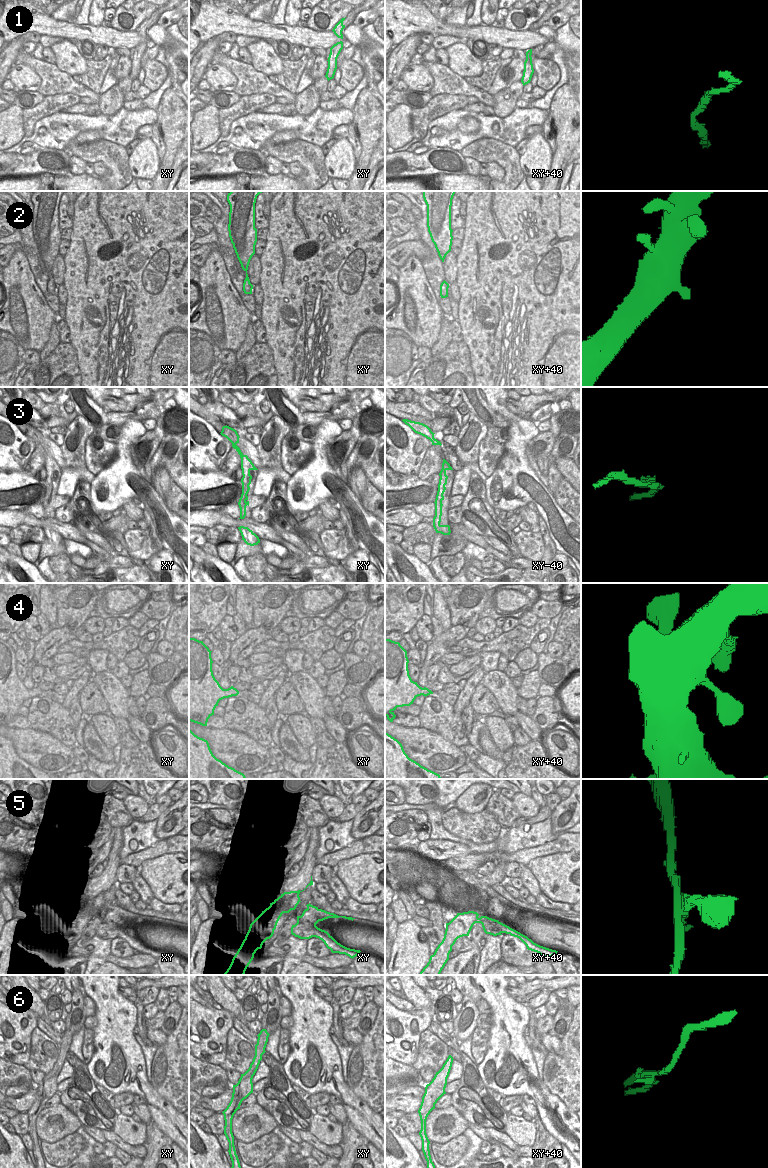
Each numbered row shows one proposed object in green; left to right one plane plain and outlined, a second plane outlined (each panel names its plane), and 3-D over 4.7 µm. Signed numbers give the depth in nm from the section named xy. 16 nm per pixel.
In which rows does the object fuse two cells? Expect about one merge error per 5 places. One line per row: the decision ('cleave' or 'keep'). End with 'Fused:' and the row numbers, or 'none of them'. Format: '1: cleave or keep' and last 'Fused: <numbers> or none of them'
1: keep
2: keep
3: keep
4: keep
5: cleave
6: cleave
Fused: 5, 6

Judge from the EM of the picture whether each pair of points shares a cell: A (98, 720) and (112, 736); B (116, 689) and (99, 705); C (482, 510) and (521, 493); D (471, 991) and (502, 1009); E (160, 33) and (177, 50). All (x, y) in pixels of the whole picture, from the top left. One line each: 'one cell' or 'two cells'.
A: one cell
B: two cells
C: two cells
D: two cells
E: one cell

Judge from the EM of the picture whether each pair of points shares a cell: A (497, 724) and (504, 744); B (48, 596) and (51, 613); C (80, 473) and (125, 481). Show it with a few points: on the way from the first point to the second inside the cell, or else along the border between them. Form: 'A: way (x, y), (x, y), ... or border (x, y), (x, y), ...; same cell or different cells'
A: way (498, 729), (503, 739); same cell
B: way (48, 600), (48, 609); same cell
C: border (95, 476), (90, 483); different cells

